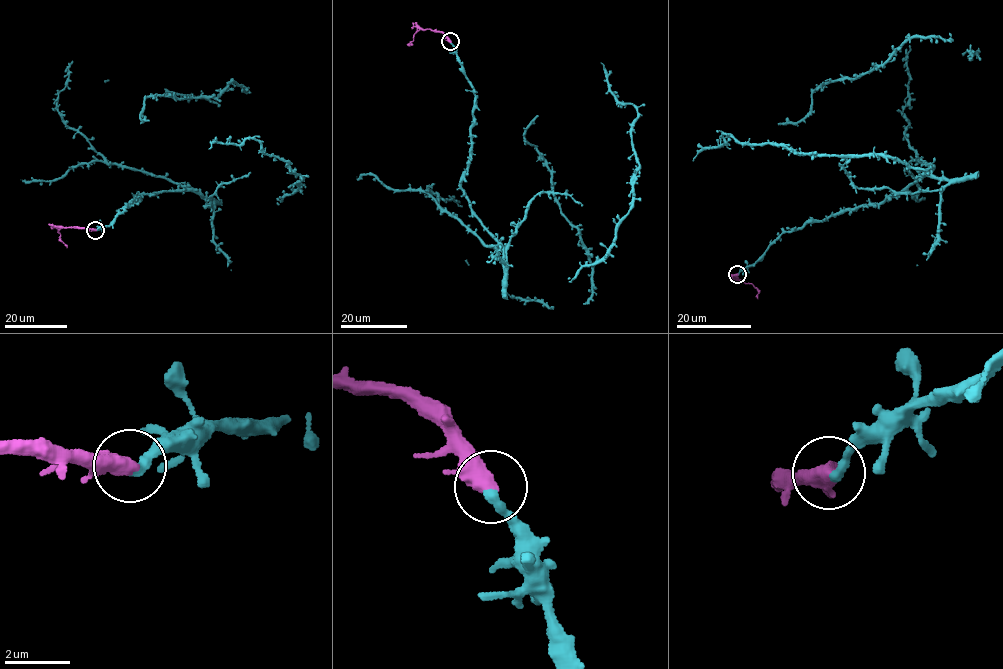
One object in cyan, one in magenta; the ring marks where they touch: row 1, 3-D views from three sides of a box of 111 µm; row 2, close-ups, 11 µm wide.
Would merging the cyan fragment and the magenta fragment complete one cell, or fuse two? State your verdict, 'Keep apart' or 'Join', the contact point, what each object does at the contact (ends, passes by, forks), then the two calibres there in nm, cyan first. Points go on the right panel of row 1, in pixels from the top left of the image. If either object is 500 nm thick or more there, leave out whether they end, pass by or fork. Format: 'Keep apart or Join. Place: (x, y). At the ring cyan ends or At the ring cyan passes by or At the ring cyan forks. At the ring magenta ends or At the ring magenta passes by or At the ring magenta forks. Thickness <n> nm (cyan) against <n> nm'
Join. Place: (737, 274). Thickness 300 nm (cyan) against 600 nm

